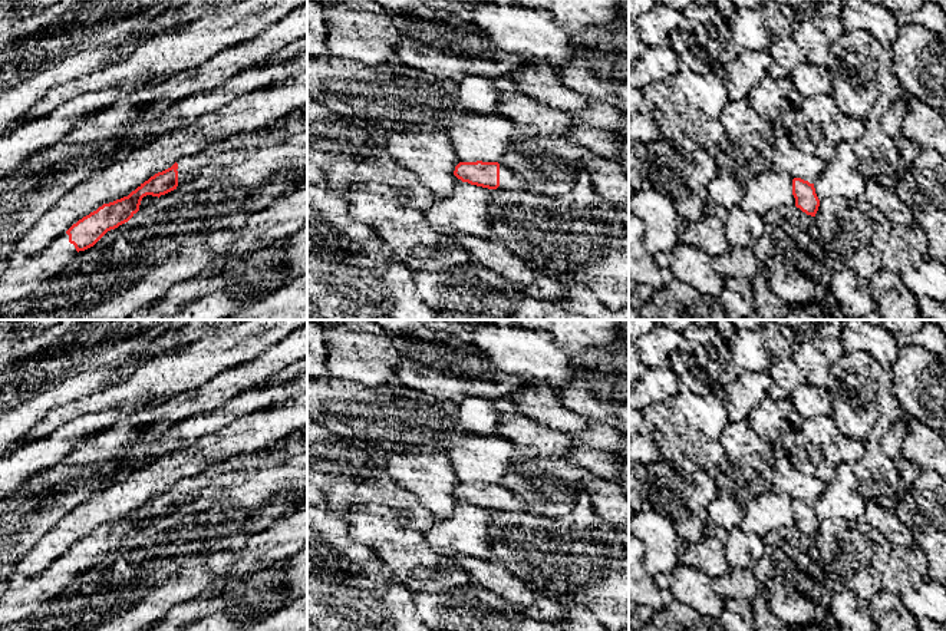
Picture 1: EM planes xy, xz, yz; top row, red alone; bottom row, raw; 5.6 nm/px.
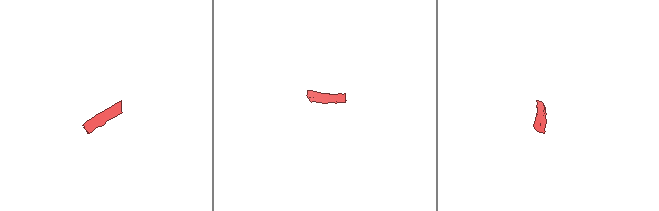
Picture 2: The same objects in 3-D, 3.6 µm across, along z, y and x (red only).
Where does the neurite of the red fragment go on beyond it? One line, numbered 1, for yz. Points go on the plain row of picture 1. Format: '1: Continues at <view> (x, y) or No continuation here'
1: No continuation here

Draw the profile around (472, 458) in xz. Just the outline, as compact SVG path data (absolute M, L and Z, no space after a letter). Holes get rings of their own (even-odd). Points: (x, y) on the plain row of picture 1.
M469 433L459 442L446 443L444 455L461 483L500 483L520 453L523 452L507 439Z

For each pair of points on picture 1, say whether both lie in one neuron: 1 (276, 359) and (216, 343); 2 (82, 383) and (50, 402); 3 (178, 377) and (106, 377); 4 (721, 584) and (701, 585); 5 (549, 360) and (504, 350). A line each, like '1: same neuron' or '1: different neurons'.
1: different neurons
2: same neuron
3: different neurons
4: different neurons
5: same neuron

